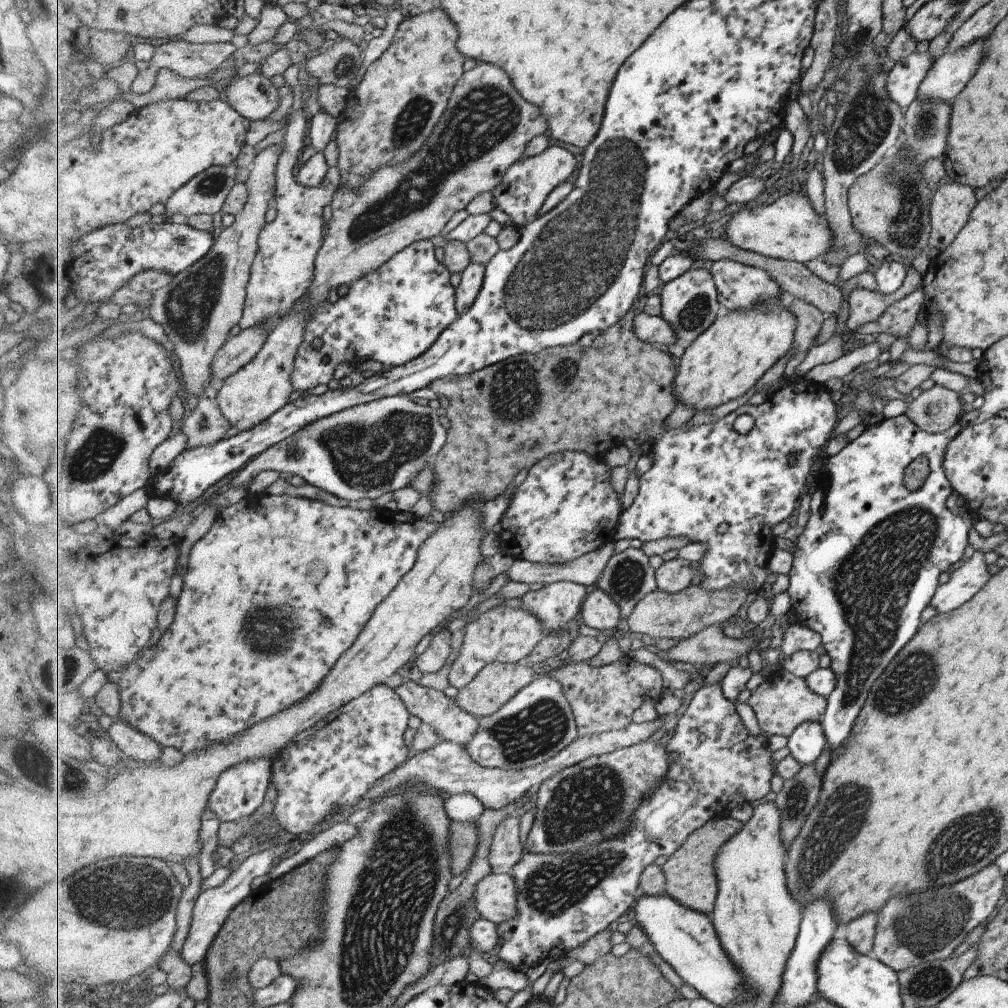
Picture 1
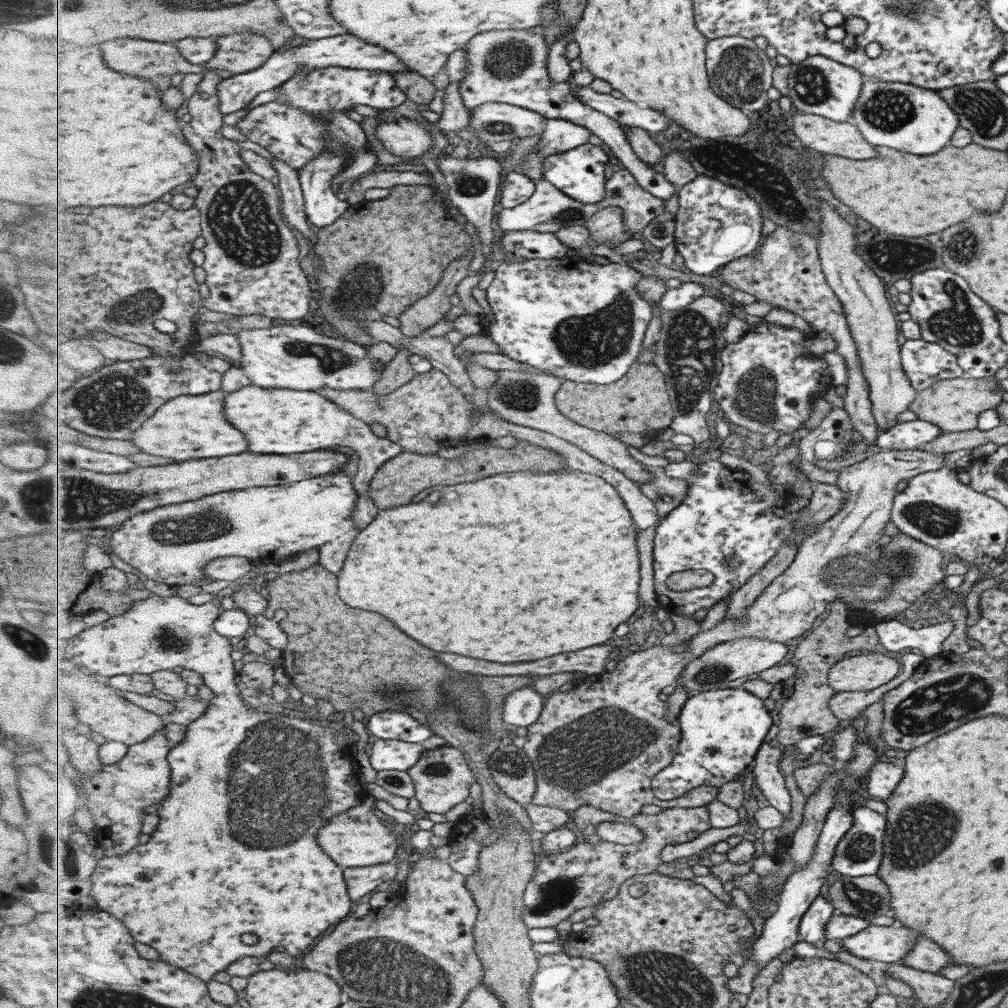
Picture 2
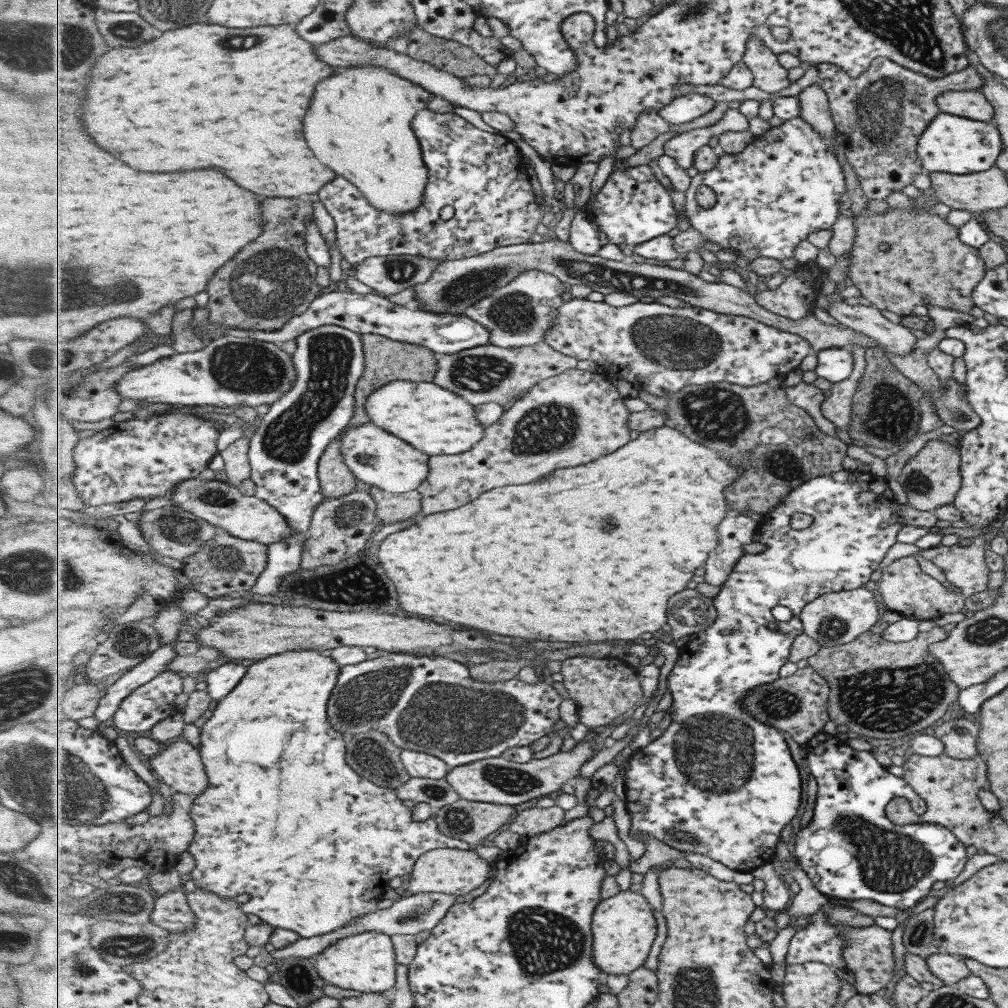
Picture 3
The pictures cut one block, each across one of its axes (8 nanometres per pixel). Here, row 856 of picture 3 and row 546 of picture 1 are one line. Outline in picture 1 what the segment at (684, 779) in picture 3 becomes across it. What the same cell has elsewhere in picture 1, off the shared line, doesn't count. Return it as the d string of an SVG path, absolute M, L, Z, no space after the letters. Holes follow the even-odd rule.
M801 377L801 379L785 382L779 390L769 395L761 405L741 405L715 423L700 425L693 430L685 430L685 424L683 424L680 428L664 432L662 438L654 444L654 452L651 454L651 456L654 456L653 466L640 478L640 491L635 502L620 516L617 528L617 539L638 538L642 542L647 542L649 540L661 540L661 538L665 538L666 536L687 536L690 539L689 542L706 542L708 544L708 551L697 563L699 569L698 573L701 573L701 567L704 574L701 585L707 590L714 591L730 587L731 584L741 582L741 580L751 580L751 578L754 578L751 588L753 593L756 594L758 590L762 588L763 582L765 583L765 580L767 580L767 576L772 573L768 568L768 562L775 550L773 545L775 544L773 528L775 528L779 522L783 522L785 518L789 518L789 516L793 514L793 510L795 510L795 506L797 506L797 500L800 500L799 494L803 492L803 486L805 486L807 476L809 476L809 472L811 472L811 464L813 464L815 452L817 452L819 446L825 444L825 440L829 438L835 418L837 418L837 416L835 416L835 406L833 406L833 402L831 402L831 396L829 396L821 386L815 386L811 377ZM741 414L748 414L755 419L753 428L745 434L739 434L739 432L733 428L735 420L737 420ZM788 451L792 452L796 457L794 463L787 460ZM723 522L728 525L728 529L725 532L719 532L719 526L721 526Z

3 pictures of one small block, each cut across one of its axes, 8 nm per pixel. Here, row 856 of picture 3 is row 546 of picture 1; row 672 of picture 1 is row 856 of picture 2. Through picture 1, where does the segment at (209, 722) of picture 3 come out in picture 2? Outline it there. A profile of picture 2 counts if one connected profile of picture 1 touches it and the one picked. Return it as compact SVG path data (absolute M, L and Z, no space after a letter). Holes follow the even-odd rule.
M153 595L148 599L134 601L130 609L98 625L82 626L68 631L68 656L69 663L72 665L83 666L89 669L91 673L102 678L128 674L152 675L160 670L173 670L175 666L181 666L197 671L202 676L204 684L215 695L207 702L206 713L188 727L185 738L177 746L174 746L167 756L173 774L171 793L165 800L161 801L161 804L156 806L157 814L161 816L161 824L153 834L151 842L149 844L139 843L135 850L131 849L124 855L103 857L91 865L93 873L90 890L99 910L110 912L115 918L122 920L126 927L130 928L135 940L139 940L143 944L149 944L155 950L159 950L159 954L161 954L159 960L182 968L207 983L215 979L219 972L225 971L236 960L246 956L257 956L263 960L277 946L283 946L293 957L299 959L299 954L305 954L305 950L309 950L315 944L315 940L319 936L323 936L325 930L331 928L331 924L339 924L353 910L352 898L349 898L347 880L343 872L344 867L337 866L323 852L323 848L317 844L317 832L319 832L321 826L325 826L327 820L331 820L335 816L341 816L341 814L349 812L351 808L357 808L364 803L362 800L363 791L359 791L351 781L351 776L355 772L360 772L360 769L355 756L353 757L350 754L350 746L346 744L346 741L357 744L357 738L350 730L346 735L343 735L343 732L327 730L327 728L319 726L317 722L315 724L307 722L307 719L297 720L297 718L287 718L287 715L281 713L259 712L255 710L255 706L249 706L243 700L238 687L237 672L233 668L233 658L231 658L233 646L229 642L229 637L223 636L214 627L216 620L222 615L223 611L222 607L215 602L197 605L187 602L186 598L177 595L165 597ZM331 731L333 731L333 736L331 736ZM247 732L249 732L253 742L243 742L247 738ZM337 737L339 737L339 741L335 741ZM247 932L259 937L255 945L247 945L241 942L243 934L247 934Z

